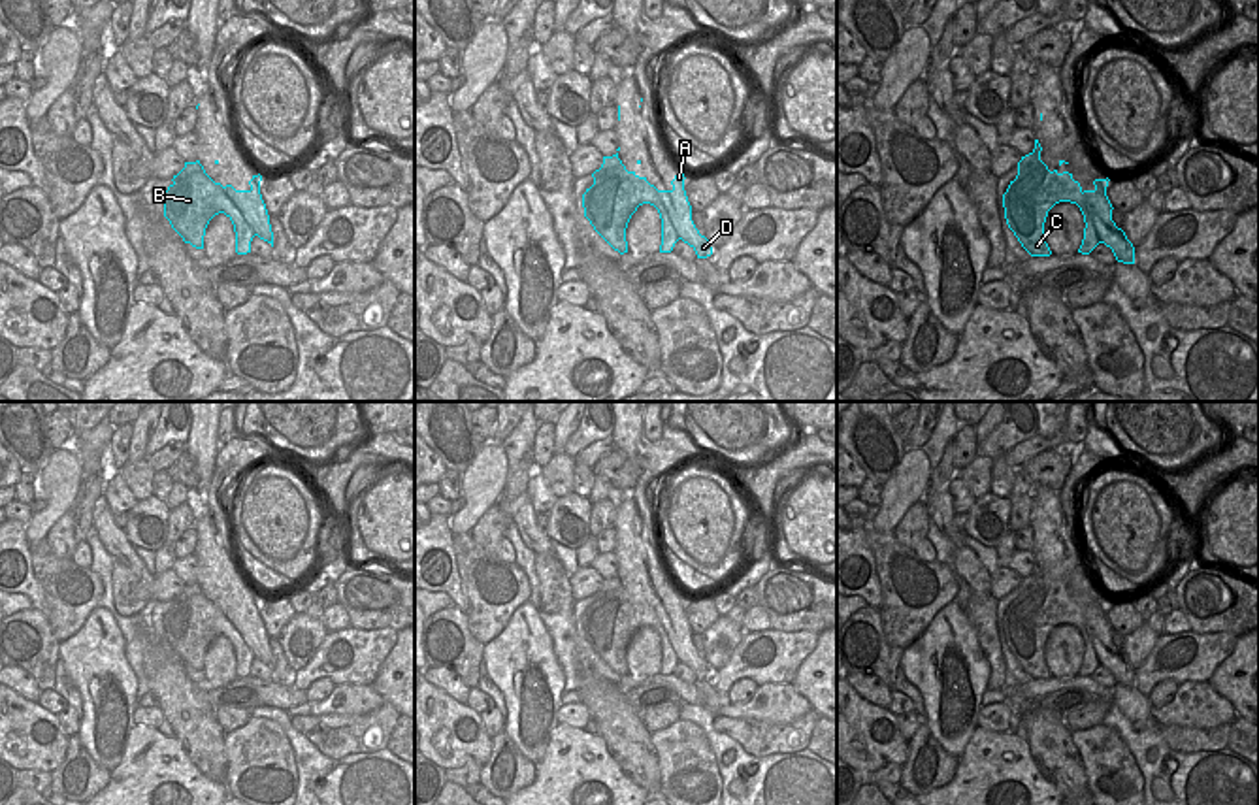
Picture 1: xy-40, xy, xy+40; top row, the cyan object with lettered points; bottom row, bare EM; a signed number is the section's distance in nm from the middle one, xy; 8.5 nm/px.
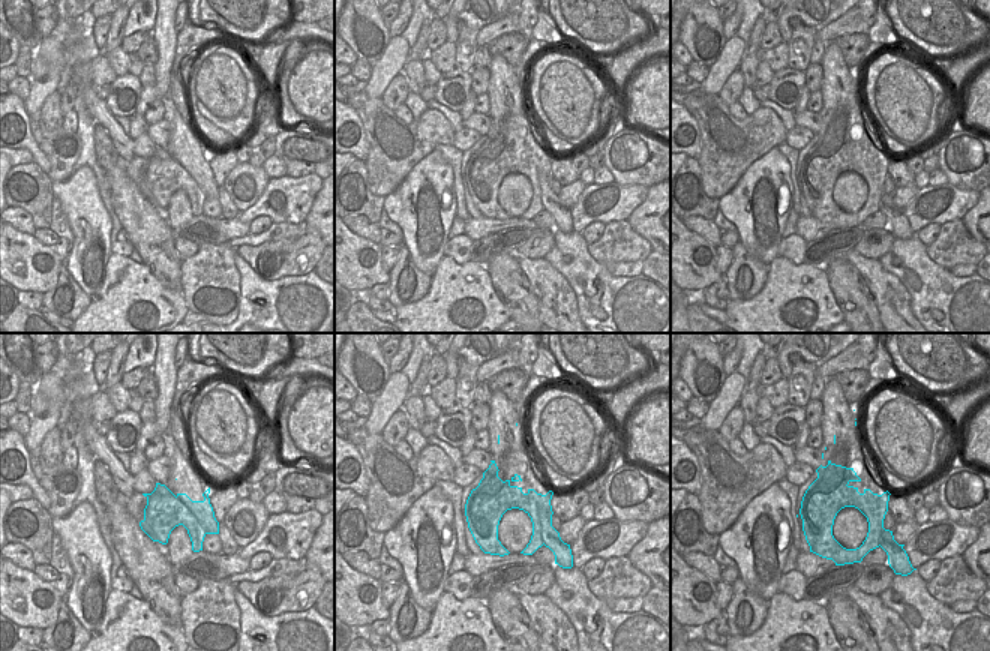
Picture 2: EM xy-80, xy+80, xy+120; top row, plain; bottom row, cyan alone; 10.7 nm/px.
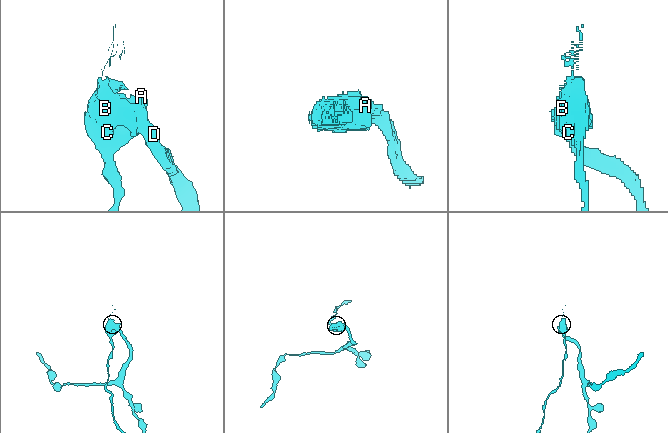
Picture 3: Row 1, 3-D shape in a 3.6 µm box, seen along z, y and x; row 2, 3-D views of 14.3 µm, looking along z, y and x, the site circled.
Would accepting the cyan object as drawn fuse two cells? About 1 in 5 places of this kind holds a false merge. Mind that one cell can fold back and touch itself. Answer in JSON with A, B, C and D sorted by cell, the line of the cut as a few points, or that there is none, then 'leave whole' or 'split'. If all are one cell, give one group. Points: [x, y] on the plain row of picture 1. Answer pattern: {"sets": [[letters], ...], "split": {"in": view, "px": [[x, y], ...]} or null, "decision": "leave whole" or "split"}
{"sets": [["A", "D"], ["B", "C"]], "split": {"in": "xy-40", "px": [[215, 606], [255, 657]]}, "decision": "split"}

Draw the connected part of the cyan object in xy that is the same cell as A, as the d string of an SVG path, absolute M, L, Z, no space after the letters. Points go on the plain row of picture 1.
M679 594L675 601L671 603L673 611L671 613L658 613L669 641L679 656L679 662L688 665L697 681L707 681L712 677L712 669L705 658L699 656L692 643L692 628L688 624L686 613L684 613L684 596Z

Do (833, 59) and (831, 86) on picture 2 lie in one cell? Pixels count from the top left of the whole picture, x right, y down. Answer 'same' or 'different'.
same

